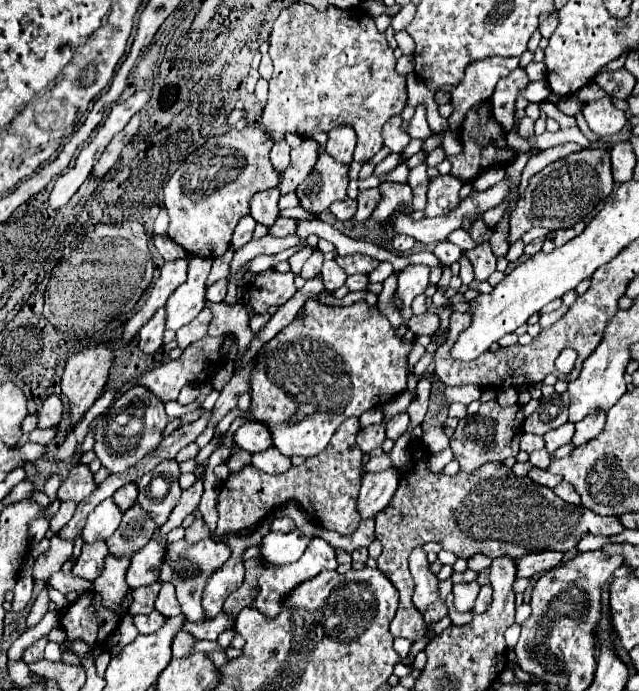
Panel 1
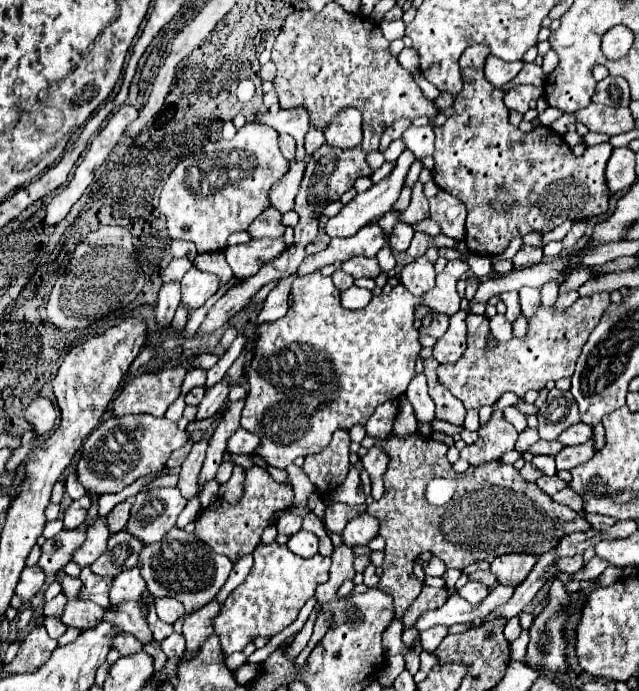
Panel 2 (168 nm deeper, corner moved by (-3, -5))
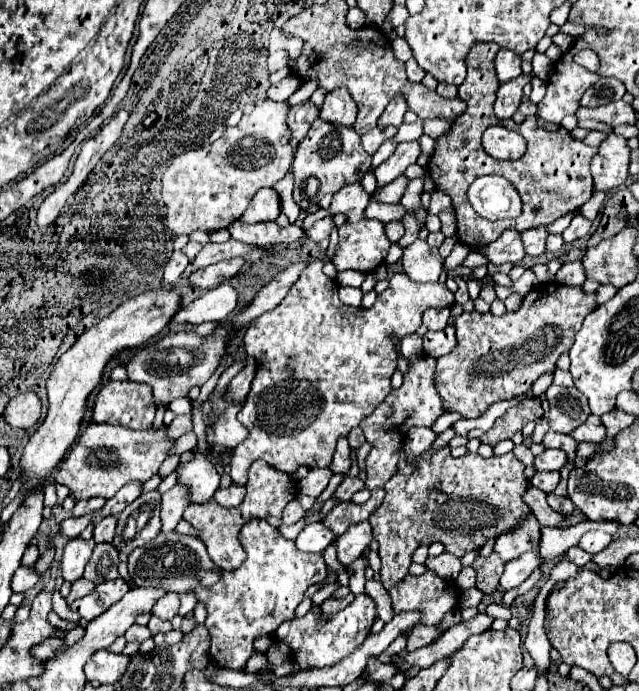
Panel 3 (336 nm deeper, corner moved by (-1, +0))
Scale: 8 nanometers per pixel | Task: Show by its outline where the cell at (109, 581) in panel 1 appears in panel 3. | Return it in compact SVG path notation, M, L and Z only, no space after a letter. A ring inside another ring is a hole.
M132 625L132 627L124 633L124 637L126 637L126 641L128 641L128 643L130 643L130 641L134 641L134 643L144 643L144 641L146 641L146 639L150 639L152 635L150 635L148 627Z

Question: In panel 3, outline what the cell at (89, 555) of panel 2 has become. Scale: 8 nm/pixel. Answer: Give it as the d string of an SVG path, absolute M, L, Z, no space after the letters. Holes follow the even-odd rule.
M70 539L68 545L64 547L64 555L62 555L62 579L68 583L74 583L82 577L86 561L90 559L90 553L94 549L94 541L84 541L84 539Z

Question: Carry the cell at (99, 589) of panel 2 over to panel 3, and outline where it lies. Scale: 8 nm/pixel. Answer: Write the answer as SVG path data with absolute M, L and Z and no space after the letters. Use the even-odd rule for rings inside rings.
M80 579L80 581L74 581L72 589L70 589L70 595L66 597L66 603L72 605L72 601L84 597L86 593L90 593L94 589L94 583L92 581L86 581L86 579Z

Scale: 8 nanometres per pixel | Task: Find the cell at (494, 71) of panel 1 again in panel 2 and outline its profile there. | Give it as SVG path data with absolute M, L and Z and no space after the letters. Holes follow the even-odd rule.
M488 56L486 64L484 64L484 76L492 86L502 88L522 70L522 66L524 66L524 62L504 62L496 56Z

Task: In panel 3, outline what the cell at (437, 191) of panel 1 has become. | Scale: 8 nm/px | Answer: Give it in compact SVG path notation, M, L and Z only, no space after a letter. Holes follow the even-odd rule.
M432 191L432 199L430 199L430 213L432 215L438 215L442 209L448 209L448 207L452 207L452 199L446 195L446 193L442 193L442 191Z

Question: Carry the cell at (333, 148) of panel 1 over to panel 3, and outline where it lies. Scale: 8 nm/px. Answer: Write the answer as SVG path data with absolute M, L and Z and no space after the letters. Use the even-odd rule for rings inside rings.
M338 87L330 93L326 93L324 105L320 109L320 117L324 121L334 121L340 125L354 125L356 121L356 103L350 97L346 87Z

